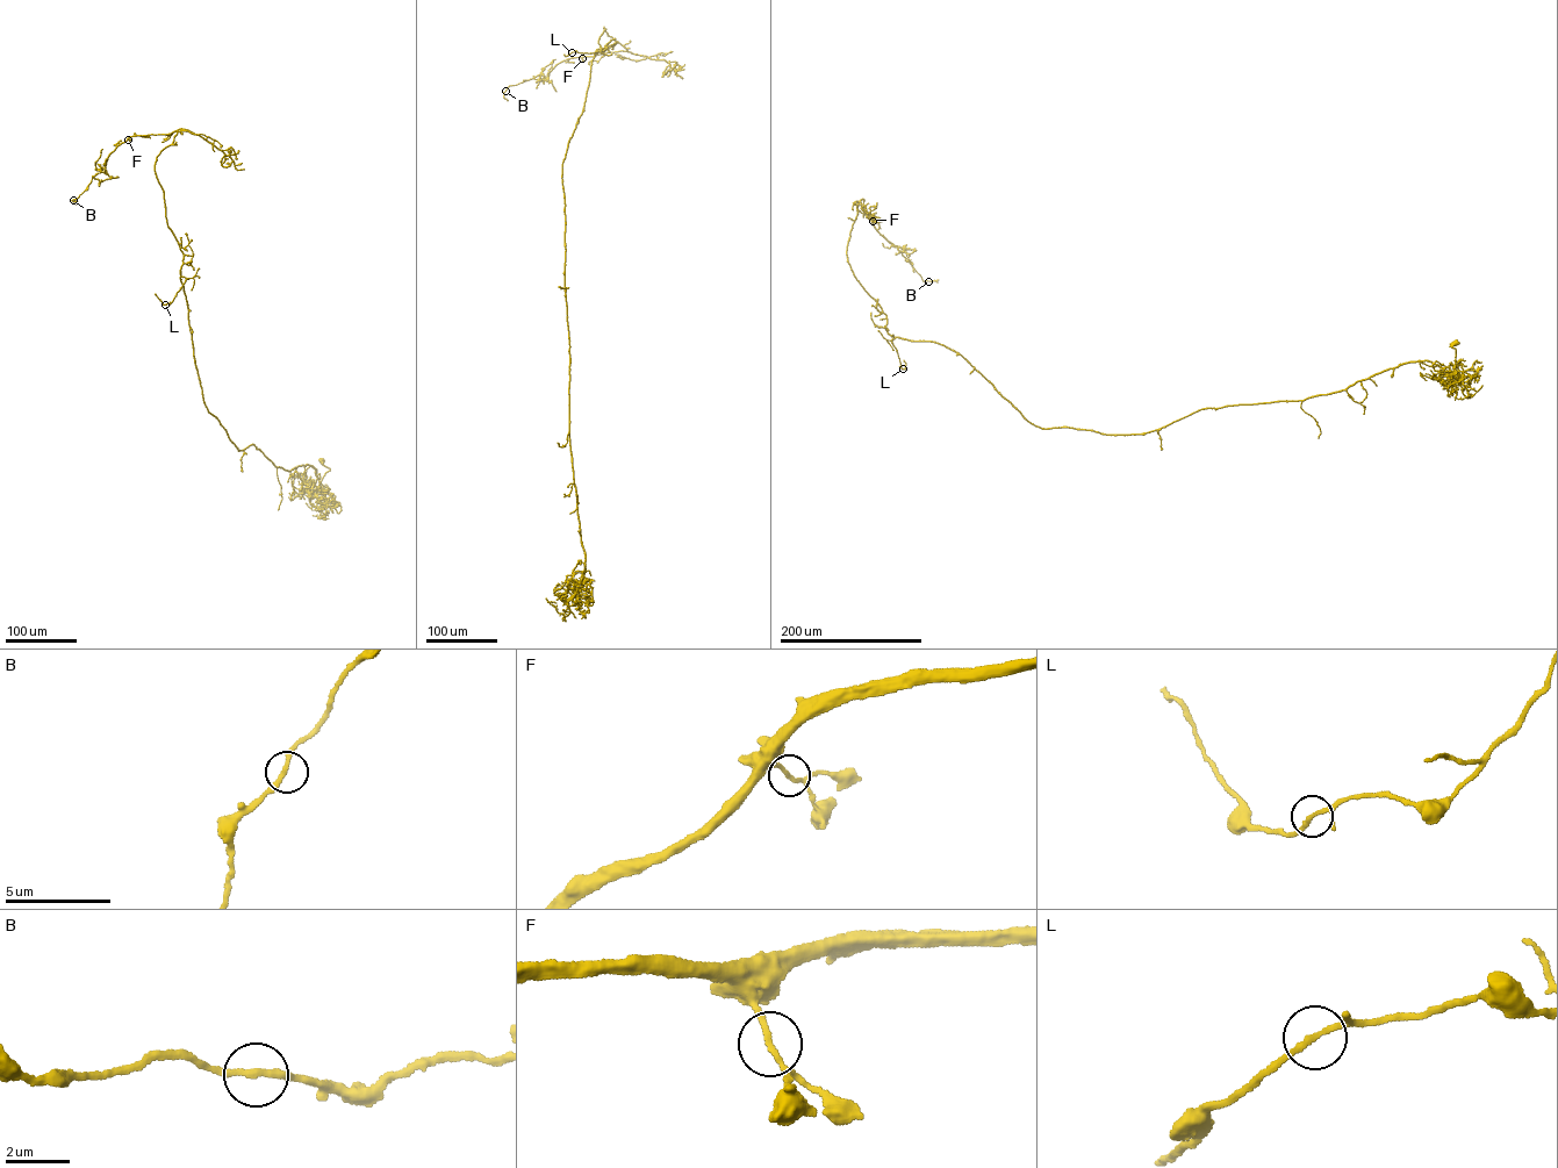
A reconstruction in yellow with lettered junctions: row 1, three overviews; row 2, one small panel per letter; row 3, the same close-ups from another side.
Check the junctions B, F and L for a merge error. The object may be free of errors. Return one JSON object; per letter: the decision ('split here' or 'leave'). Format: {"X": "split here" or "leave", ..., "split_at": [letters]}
{"B": "leave", "F": "leave", "L": "leave", "split_at": []}

